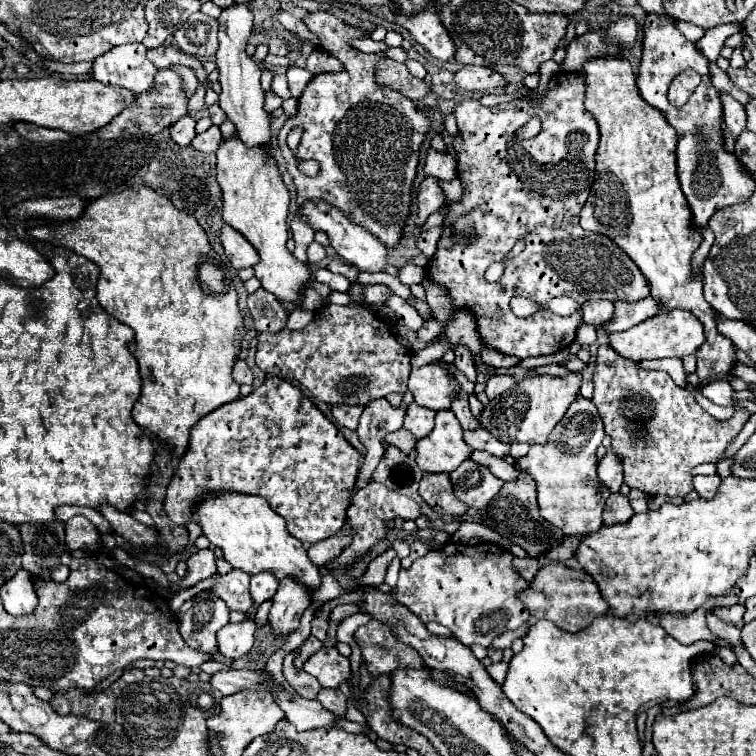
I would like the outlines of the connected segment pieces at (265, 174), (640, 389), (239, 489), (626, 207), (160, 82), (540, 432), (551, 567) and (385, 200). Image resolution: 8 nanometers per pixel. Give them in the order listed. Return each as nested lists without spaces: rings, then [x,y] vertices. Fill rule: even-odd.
[[[238,137],[224,141],[216,151],[218,165],[216,177],[222,187],[224,207],[222,215],[228,225],[240,231],[248,243],[258,251],[260,261],[254,265],[254,275],[260,285],[272,293],[280,303],[294,303],[298,309],[302,305],[304,289],[310,283],[312,271],[306,263],[296,261],[296,257],[286,249],[288,241],[288,205],[290,195],[282,183],[282,175],[274,159],[264,147],[244,147]]]
[[[600,345],[594,363],[594,397],[592,403],[598,407],[604,421],[606,433],[612,437],[612,449],[624,455],[624,483],[632,489],[640,489],[648,495],[668,495],[684,497],[694,489],[690,469],[700,463],[712,463],[722,457],[732,439],[742,431],[744,423],[750,419],[750,411],[736,407],[734,415],[726,421],[718,421],[708,415],[694,399],[694,395],[682,387],[676,387],[668,373],[642,369],[638,361],[618,355],[610,345]]]
[[[270,377],[254,389],[250,395],[234,399],[234,405],[222,405],[198,421],[190,431],[190,447],[180,459],[178,471],[172,477],[164,511],[174,525],[188,525],[196,503],[206,495],[220,493],[248,493],[264,497],[270,507],[286,519],[286,529],[290,535],[302,543],[316,543],[332,537],[346,519],[346,507],[350,505],[350,493],[356,483],[360,469],[360,453],[344,439],[334,423],[330,423],[324,413],[300,393],[294,385],[280,377]]]
[[[596,57],[584,63],[582,67],[584,81],[586,81],[586,109],[594,115],[600,127],[600,145],[596,151],[596,177],[592,183],[592,191],[588,201],[582,207],[580,213],[580,225],[586,231],[608,235],[618,247],[622,247],[628,257],[640,267],[640,271],[646,275],[652,297],[660,303],[664,311],[670,309],[688,309],[692,311],[698,321],[706,329],[706,341],[696,351],[698,369],[696,375],[702,379],[702,385],[716,381],[716,379],[732,379],[730,369],[736,359],[734,345],[728,341],[728,337],[722,337],[716,329],[714,309],[708,305],[708,301],[702,295],[702,277],[692,273],[690,261],[692,253],[698,249],[702,235],[698,229],[692,227],[692,213],[688,209],[686,197],[678,183],[676,173],[676,129],[666,121],[666,117],[650,107],[638,93],[636,77],[632,73],[630,61],[624,57]]]
[[[162,69],[156,73],[156,79],[154,79],[154,85],[144,91],[144,93],[138,93],[134,103],[130,107],[124,109],[124,113],[120,113],[118,117],[114,117],[108,125],[100,127],[96,133],[98,137],[102,139],[120,139],[120,137],[132,137],[136,135],[138,131],[144,133],[144,135],[154,135],[154,133],[160,133],[164,127],[170,127],[172,123],[176,123],[182,115],[188,113],[186,109],[186,97],[184,93],[180,93],[180,77],[176,77],[176,73],[172,73],[170,69]]]
[[[568,373],[566,377],[534,375],[520,379],[512,389],[496,397],[494,409],[486,407],[482,413],[482,427],[486,427],[502,443],[544,443],[548,433],[564,417],[570,403],[578,397],[582,383],[582,373]]]
[[[564,563],[544,565],[536,573],[536,577],[530,581],[530,587],[520,591],[518,597],[528,607],[534,621],[548,619],[568,633],[576,633],[580,629],[586,629],[586,625],[590,625],[594,621],[594,617],[608,613],[608,603],[600,595],[600,589],[592,581],[592,577],[586,571],[566,567]]]
[[[318,11],[304,17],[304,23],[308,29],[320,39],[320,49],[332,53],[342,65],[344,71],[340,73],[320,73],[314,75],[312,81],[306,85],[302,95],[298,97],[298,111],[292,119],[284,123],[284,127],[278,133],[278,147],[282,151],[282,157],[288,165],[288,173],[294,177],[296,189],[298,189],[298,205],[312,201],[312,199],[326,199],[330,205],[344,211],[346,217],[352,217],[352,221],[368,227],[372,235],[376,235],[386,247],[394,247],[402,237],[402,227],[406,225],[408,211],[410,211],[410,191],[412,181],[416,177],[418,167],[418,155],[420,145],[426,139],[426,133],[430,131],[430,119],[418,113],[414,101],[400,95],[398,91],[390,91],[386,87],[376,85],[374,81],[374,67],[380,59],[386,59],[384,55],[364,55],[356,49],[350,49],[350,41],[356,37],[370,37],[370,33],[350,27],[344,21],[336,19],[330,13]],[[292,127],[302,127],[304,135],[296,149],[296,153],[290,151],[286,145],[286,135]],[[302,159],[314,159],[320,167],[318,175],[308,177],[298,169],[298,161]]]

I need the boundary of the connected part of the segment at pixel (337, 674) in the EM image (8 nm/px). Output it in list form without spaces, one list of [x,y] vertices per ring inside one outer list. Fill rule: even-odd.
[[[322,647],[304,663],[304,671],[316,677],[322,687],[336,689],[350,677],[350,661],[336,647]]]

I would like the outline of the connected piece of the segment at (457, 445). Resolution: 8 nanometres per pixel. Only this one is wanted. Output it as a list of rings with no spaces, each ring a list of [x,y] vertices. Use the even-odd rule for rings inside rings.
[[[450,409],[436,415],[434,431],[416,443],[416,451],[416,463],[422,473],[452,473],[472,455],[470,445],[462,439],[462,427]]]

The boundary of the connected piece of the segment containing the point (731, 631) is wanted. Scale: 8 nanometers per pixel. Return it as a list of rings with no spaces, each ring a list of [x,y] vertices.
[[[710,613],[710,615],[708,615],[708,629],[710,629],[714,635],[718,635],[718,637],[734,643],[734,645],[736,645],[736,643],[742,645],[742,641],[740,641],[740,629],[734,627],[732,623],[726,623],[726,621],[718,619],[716,613]]]

